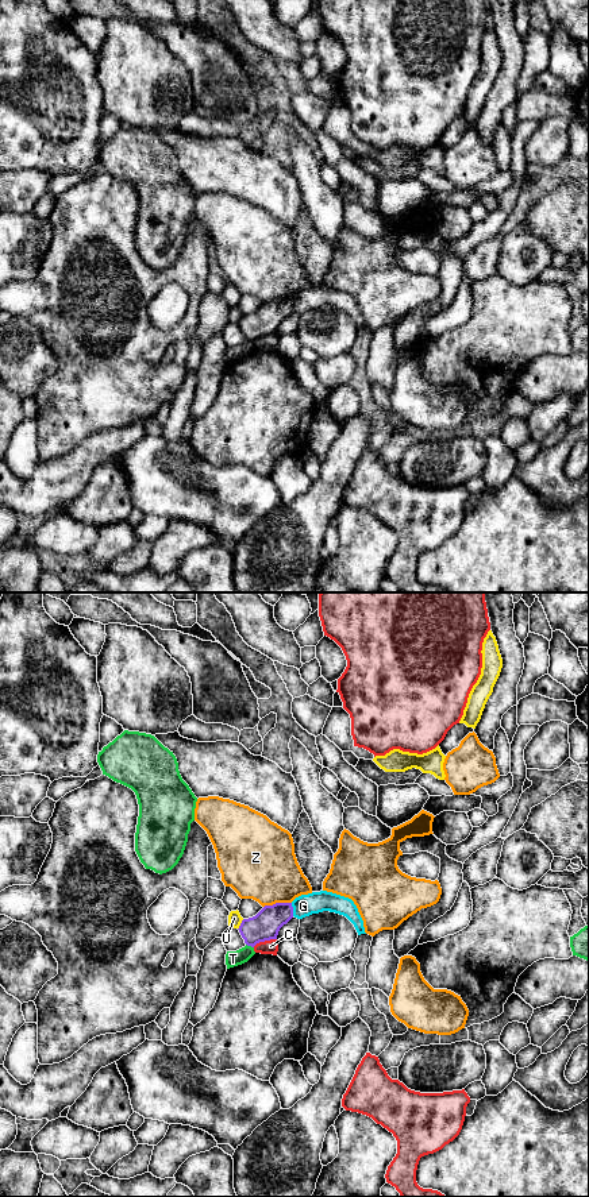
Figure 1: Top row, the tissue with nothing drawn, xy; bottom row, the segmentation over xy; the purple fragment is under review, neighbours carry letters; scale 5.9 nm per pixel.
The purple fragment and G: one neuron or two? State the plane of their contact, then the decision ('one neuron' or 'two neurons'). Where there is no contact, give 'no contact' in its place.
meets purple in xy; two neurons

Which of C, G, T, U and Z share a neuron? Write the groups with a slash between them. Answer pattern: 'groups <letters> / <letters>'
groups C / G / T / U / Z

